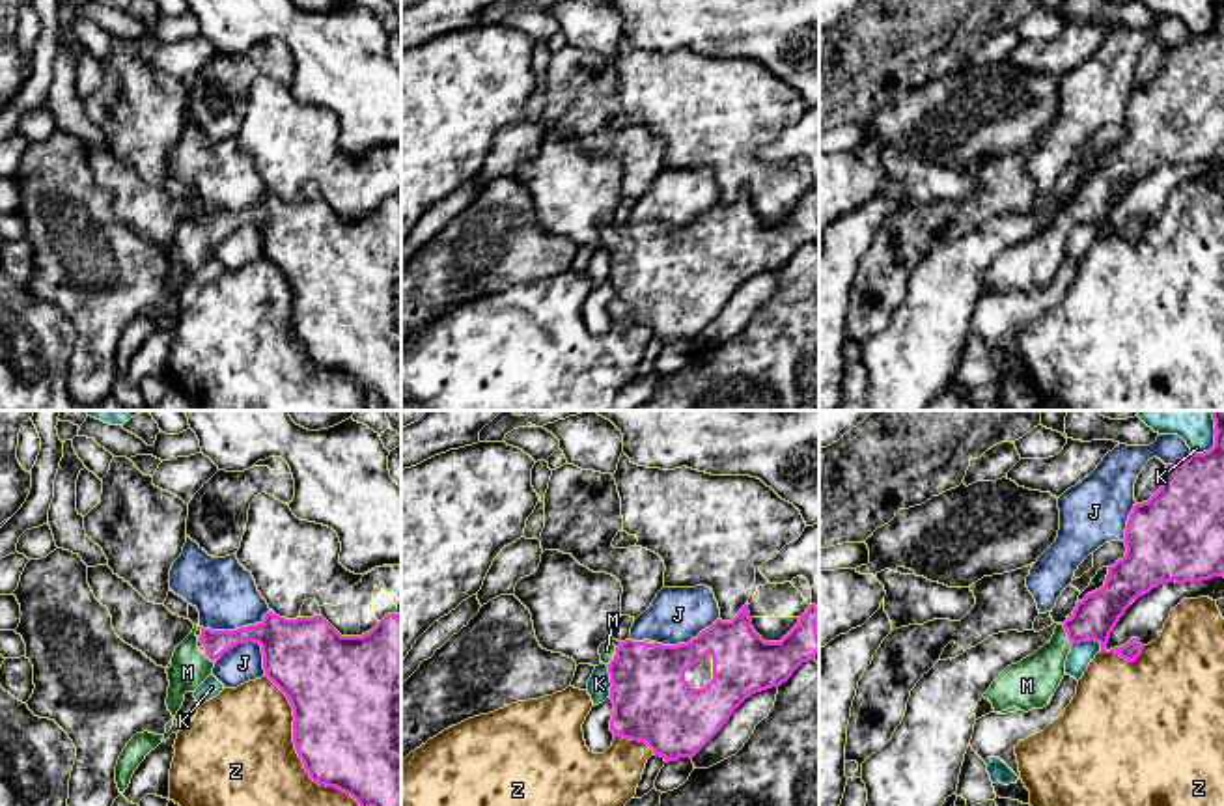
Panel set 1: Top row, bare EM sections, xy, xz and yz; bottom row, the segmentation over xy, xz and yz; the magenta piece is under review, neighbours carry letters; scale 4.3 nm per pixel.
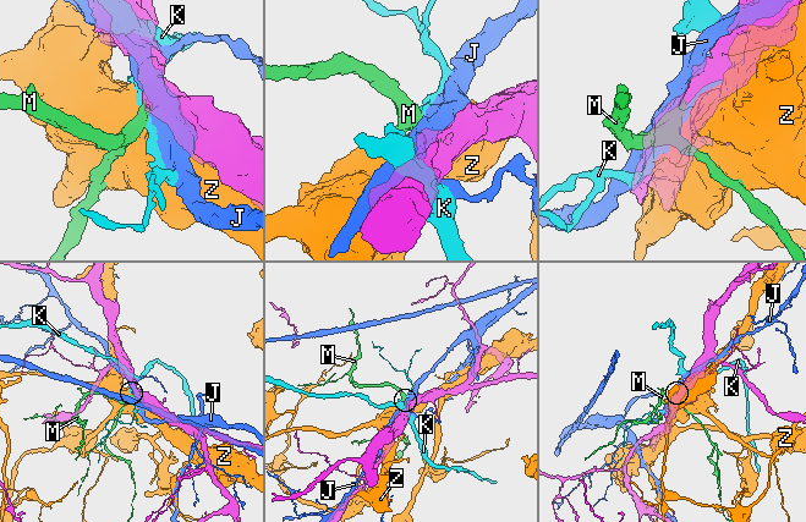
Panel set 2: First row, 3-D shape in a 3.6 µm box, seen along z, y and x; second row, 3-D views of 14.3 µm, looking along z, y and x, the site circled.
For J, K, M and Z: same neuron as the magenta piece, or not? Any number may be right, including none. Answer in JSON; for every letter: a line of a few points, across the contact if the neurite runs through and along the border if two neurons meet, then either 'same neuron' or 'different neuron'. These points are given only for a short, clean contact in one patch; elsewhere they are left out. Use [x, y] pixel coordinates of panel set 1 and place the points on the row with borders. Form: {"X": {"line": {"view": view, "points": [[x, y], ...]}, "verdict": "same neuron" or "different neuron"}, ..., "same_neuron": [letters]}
{"J": {"verdict": "different neuron"}, "K": {"verdict": "different neuron"}, "M": {"line": {"view": "yz", "points": [[1094, 618], [1068, 635], [1034, 680]]}, "verdict": "same neuron"}, "Z": {"verdict": "different neuron"}, "same_neuron": ["M"]}

